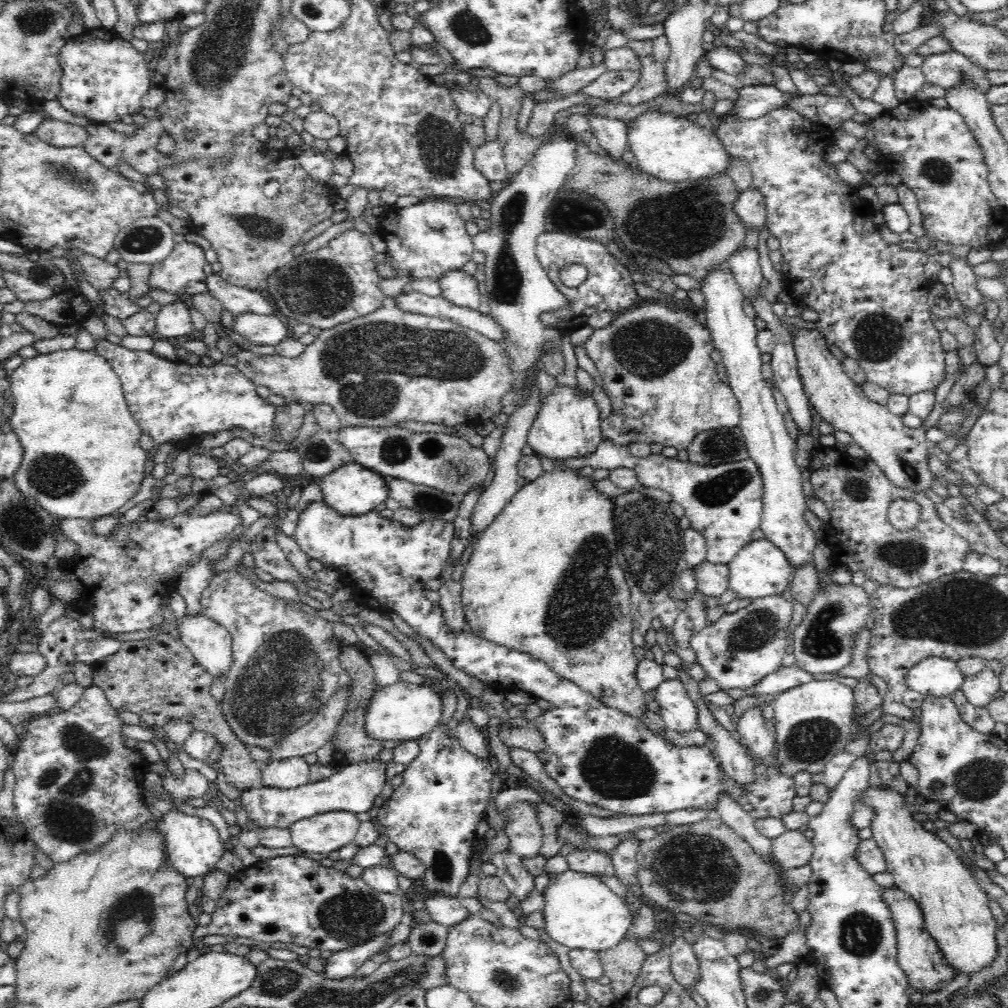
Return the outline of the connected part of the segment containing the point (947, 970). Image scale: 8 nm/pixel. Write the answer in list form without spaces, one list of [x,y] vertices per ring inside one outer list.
[[[896,886],[882,888],[882,899],[891,909],[891,916],[897,931],[897,960],[900,969],[906,974],[910,985],[916,990],[928,995],[940,991],[952,982],[958,973],[948,964],[946,957],[926,931],[922,909],[918,902]]]

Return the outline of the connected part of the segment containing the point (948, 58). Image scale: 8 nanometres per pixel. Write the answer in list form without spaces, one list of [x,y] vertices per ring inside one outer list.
[[[954,50],[925,56],[920,67],[928,83],[946,90],[974,85],[974,89],[986,94],[993,88],[986,69]]]

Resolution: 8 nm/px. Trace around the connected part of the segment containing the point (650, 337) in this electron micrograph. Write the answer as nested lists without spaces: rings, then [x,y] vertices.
[[[646,302],[643,306],[628,308],[615,315],[607,326],[594,329],[584,347],[600,372],[605,392],[611,400],[611,413],[602,420],[603,441],[610,441],[618,447],[656,443],[682,451],[700,432],[740,425],[738,399],[728,382],[718,376],[716,363],[710,358],[715,349],[712,335],[691,311],[660,302]]]

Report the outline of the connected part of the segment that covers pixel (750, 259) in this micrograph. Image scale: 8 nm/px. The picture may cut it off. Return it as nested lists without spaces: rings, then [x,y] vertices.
[[[741,247],[727,260],[727,264],[734,273],[745,298],[758,298],[763,294],[763,272],[759,265],[758,249],[745,249]]]

